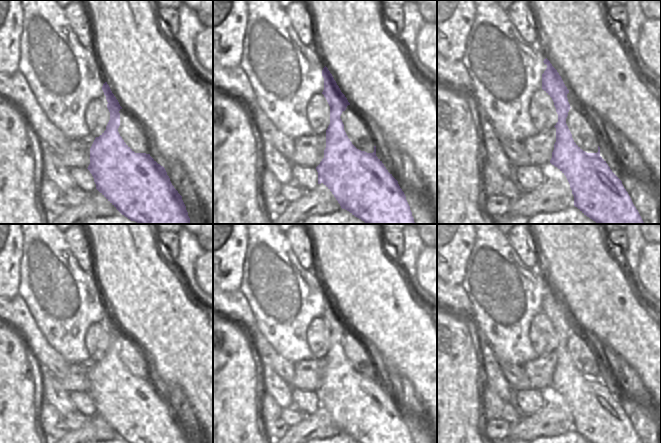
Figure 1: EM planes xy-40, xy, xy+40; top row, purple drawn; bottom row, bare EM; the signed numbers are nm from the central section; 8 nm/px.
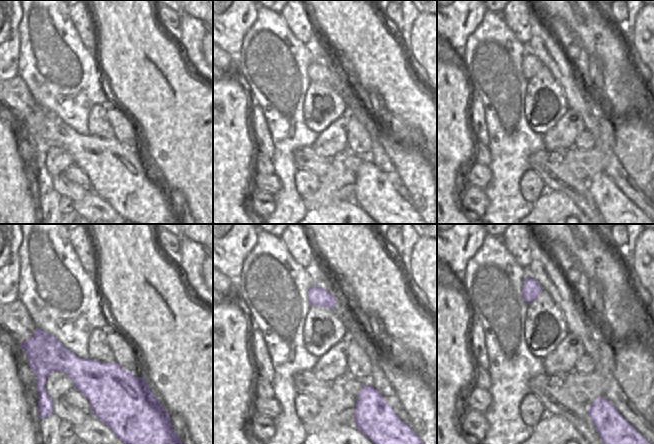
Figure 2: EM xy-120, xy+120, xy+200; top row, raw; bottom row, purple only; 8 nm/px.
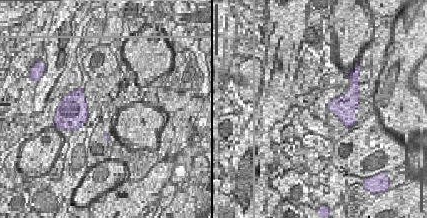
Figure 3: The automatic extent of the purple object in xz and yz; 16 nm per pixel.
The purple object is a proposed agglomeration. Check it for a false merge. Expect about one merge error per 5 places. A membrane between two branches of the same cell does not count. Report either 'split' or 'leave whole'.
leave whole

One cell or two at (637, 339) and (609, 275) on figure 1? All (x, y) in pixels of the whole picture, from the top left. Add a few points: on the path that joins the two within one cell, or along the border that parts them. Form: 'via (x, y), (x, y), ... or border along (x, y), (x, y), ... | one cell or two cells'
via (625, 323), (609, 307), (609, 291) | one cell

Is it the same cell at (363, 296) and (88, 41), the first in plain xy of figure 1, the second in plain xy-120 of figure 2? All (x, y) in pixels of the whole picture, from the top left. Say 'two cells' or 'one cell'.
two cells

